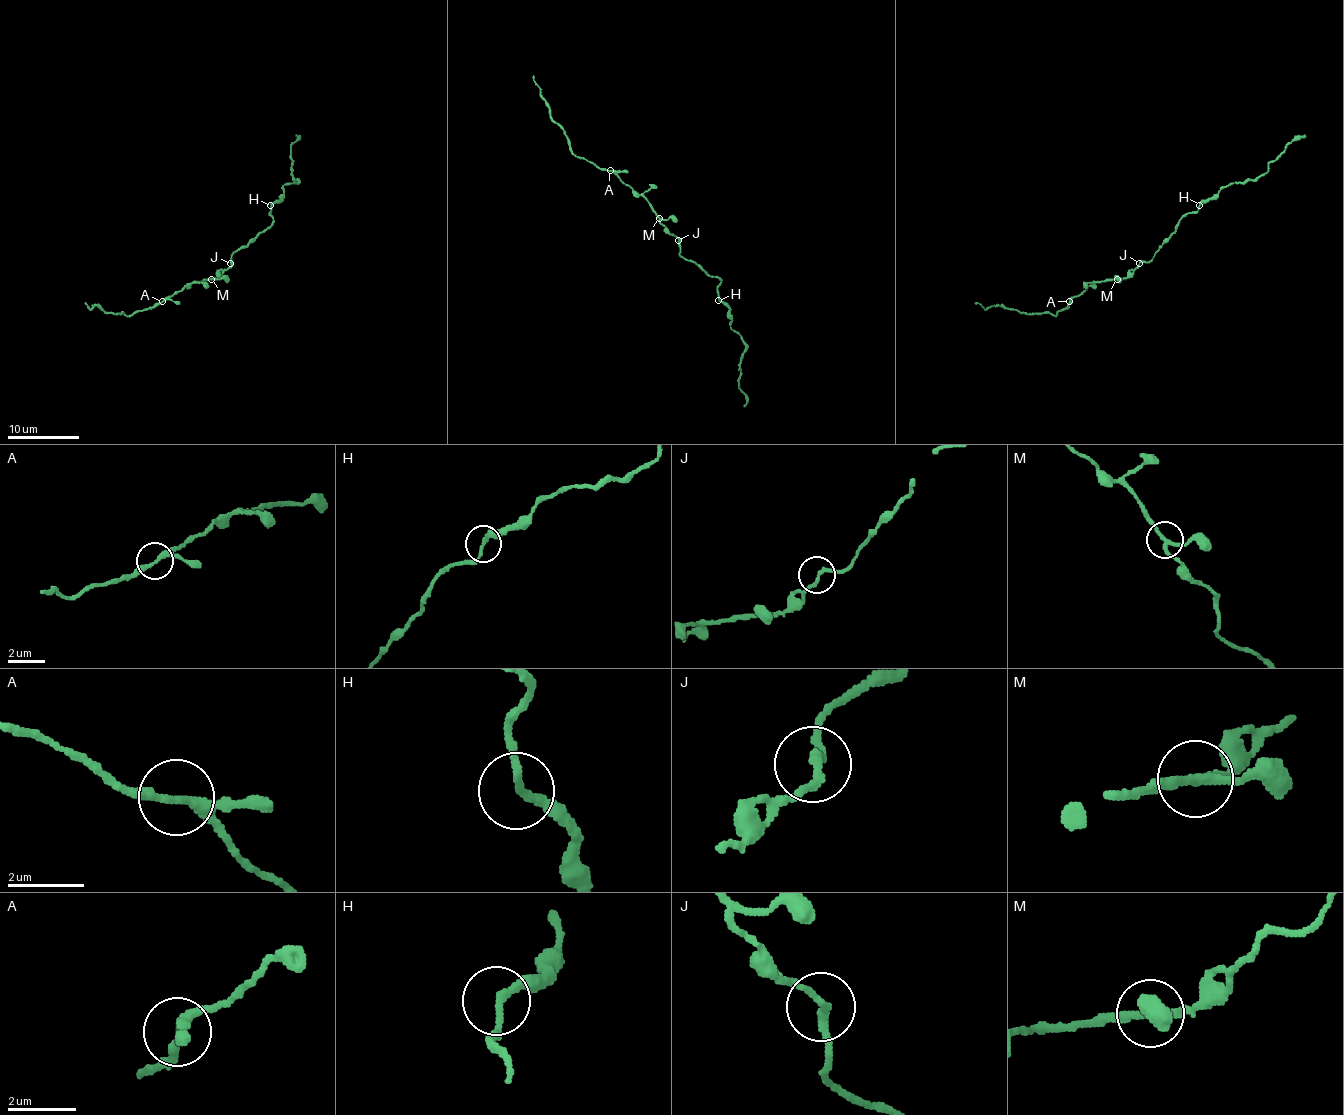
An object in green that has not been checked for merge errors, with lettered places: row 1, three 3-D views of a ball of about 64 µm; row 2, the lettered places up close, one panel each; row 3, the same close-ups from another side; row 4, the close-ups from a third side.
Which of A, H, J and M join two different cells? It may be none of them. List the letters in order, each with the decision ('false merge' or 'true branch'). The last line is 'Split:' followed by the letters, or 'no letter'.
A: true branch
H: true branch
J: true branch
M: true branch
Split: no letter

